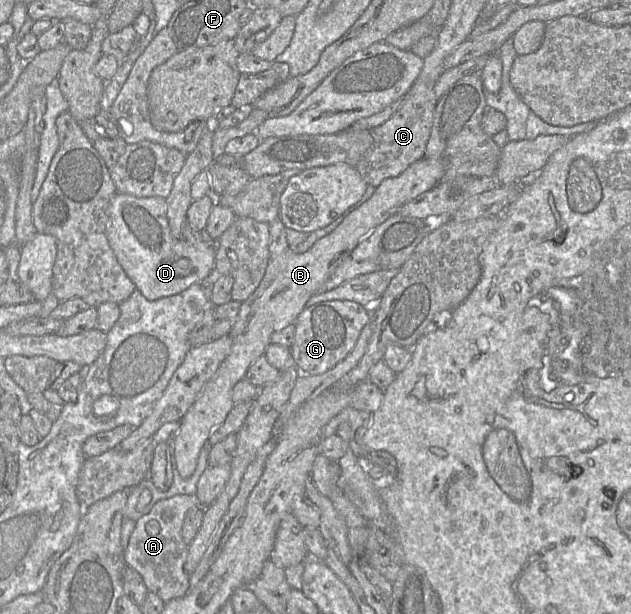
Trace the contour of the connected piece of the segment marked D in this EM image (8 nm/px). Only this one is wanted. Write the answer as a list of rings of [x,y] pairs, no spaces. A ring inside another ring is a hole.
[[[116,192],[107,209],[106,236],[126,275],[150,301],[179,294],[214,271],[215,242],[207,239],[207,243],[192,245],[174,237],[163,197],[135,197]]]

